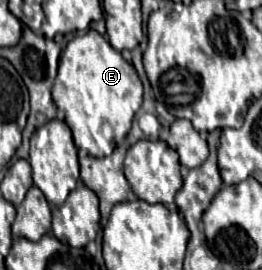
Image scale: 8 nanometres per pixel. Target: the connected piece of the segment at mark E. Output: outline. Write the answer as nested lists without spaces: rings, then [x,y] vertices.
[[[89,30],[83,36],[75,36],[61,52],[57,80],[53,84],[53,102],[65,114],[75,146],[95,158],[103,158],[125,142],[133,116],[143,102],[143,84],[133,64],[99,32]]]

